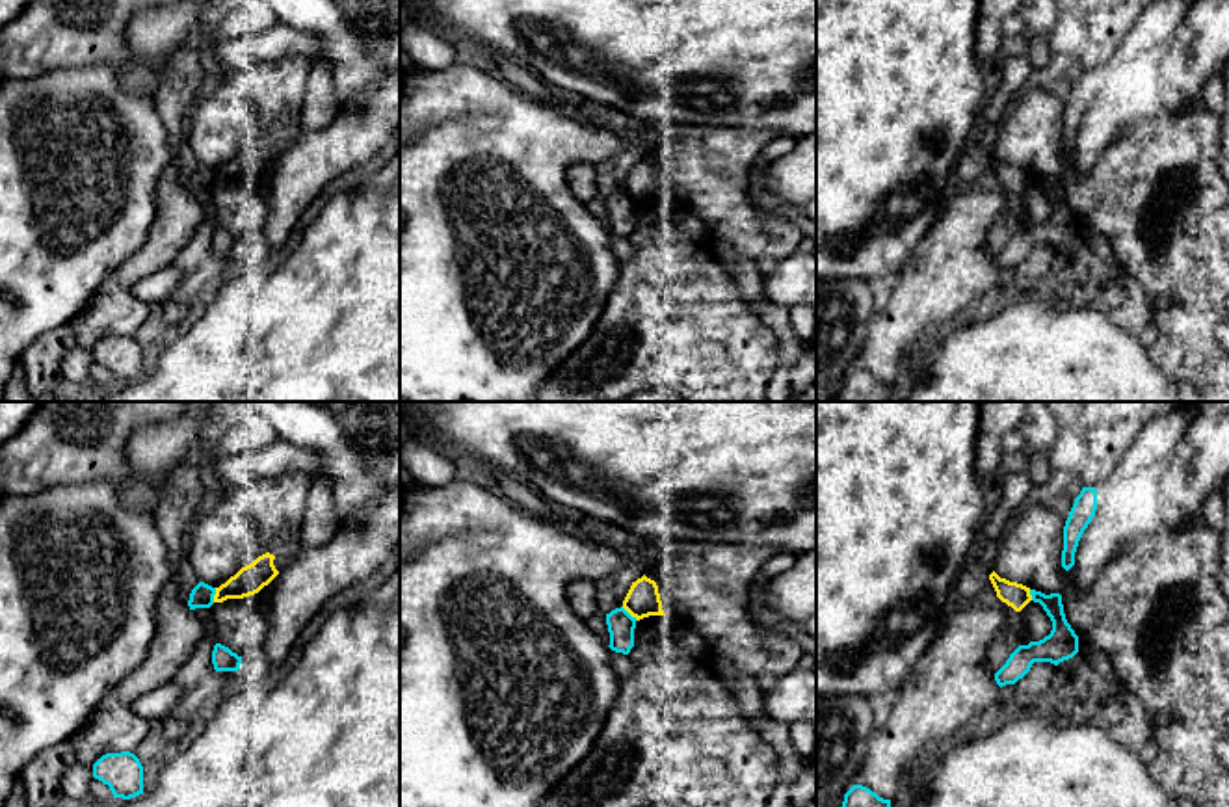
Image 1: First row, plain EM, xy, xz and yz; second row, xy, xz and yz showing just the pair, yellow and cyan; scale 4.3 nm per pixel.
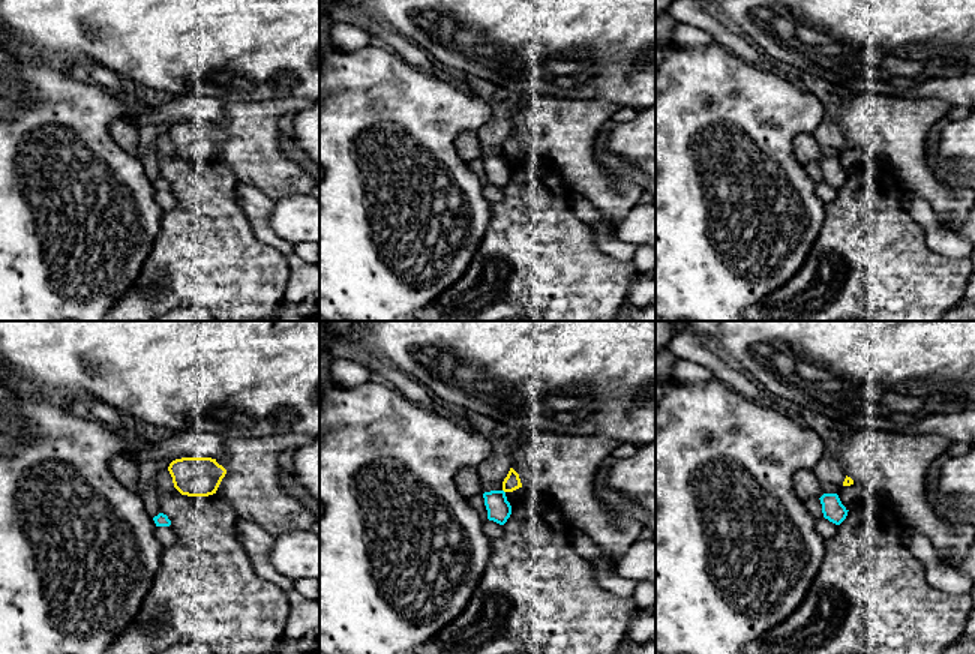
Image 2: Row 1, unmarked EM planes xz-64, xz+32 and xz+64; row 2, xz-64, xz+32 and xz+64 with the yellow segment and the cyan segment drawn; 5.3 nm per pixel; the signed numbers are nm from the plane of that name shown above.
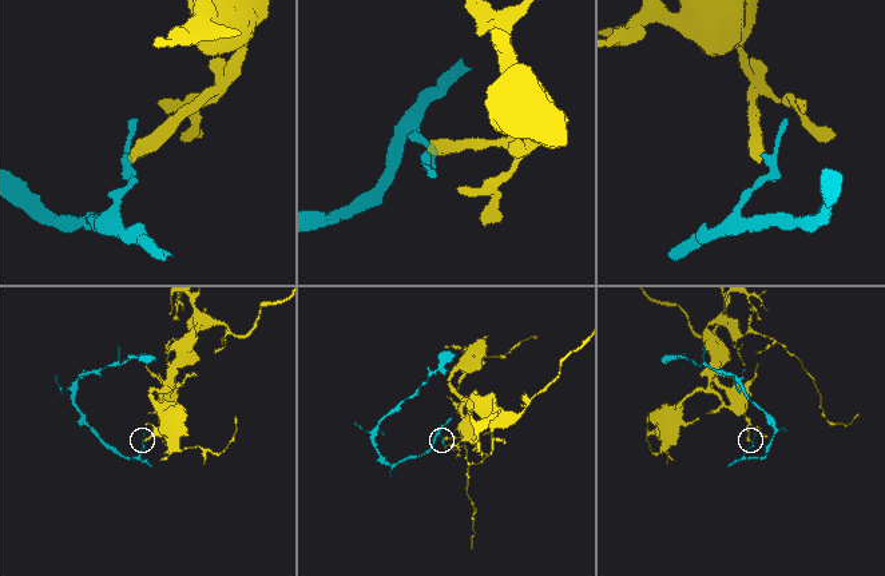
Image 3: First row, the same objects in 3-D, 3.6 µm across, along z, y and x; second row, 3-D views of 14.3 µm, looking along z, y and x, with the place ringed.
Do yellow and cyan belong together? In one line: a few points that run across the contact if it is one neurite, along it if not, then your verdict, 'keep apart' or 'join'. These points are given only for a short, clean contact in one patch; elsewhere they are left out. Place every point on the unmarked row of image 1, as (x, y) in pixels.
line xz (621, 190), (638, 203); keep apart

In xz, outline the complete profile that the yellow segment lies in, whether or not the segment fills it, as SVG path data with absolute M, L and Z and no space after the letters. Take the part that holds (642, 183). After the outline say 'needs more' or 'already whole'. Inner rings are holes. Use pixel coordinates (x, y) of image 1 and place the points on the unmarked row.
M645 158L632 165L623 184L623 192L638 205L649 199L666 199L656 165Z | already whole

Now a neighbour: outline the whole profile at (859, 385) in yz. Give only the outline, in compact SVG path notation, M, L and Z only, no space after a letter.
M853 368L844 377L839 402L891 402L891 383L879 381L863 368Z

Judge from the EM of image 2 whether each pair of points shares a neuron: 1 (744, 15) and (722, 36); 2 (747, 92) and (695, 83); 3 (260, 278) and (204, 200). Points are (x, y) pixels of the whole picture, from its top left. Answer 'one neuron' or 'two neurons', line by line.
1: two neurons
2: one neuron
3: one neuron

